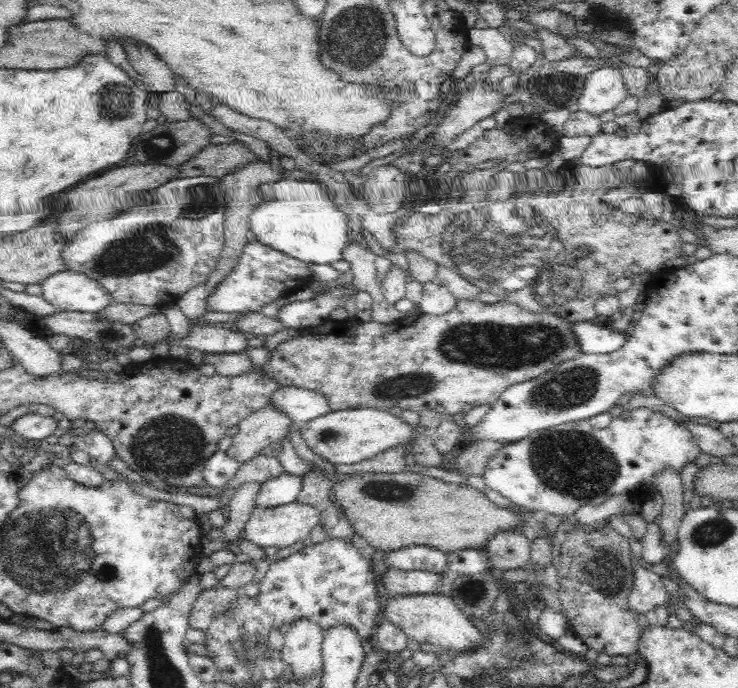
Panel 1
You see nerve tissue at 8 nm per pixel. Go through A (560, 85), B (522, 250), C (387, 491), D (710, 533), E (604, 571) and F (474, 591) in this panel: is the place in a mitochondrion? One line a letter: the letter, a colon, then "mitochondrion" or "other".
A: mitochondrion
B: mitochondrion
C: mitochondrion
D: mitochondrion
E: mitochondrion
F: mitochondrion

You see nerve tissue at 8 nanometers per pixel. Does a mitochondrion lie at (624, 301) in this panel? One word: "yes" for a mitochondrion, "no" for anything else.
no

